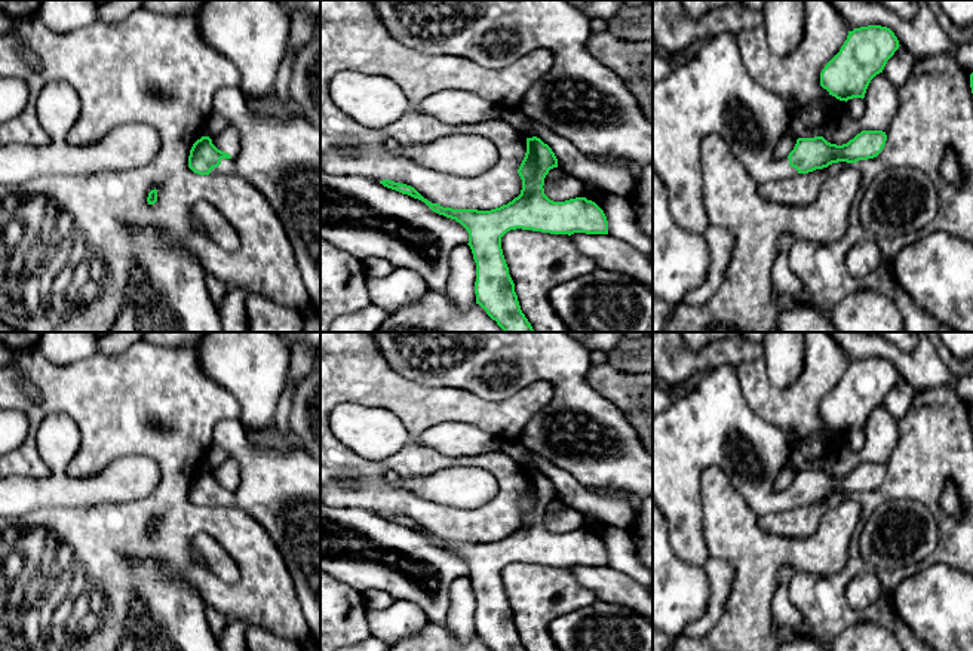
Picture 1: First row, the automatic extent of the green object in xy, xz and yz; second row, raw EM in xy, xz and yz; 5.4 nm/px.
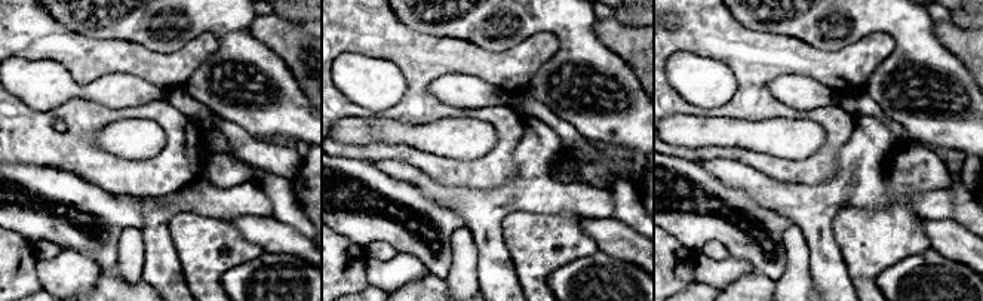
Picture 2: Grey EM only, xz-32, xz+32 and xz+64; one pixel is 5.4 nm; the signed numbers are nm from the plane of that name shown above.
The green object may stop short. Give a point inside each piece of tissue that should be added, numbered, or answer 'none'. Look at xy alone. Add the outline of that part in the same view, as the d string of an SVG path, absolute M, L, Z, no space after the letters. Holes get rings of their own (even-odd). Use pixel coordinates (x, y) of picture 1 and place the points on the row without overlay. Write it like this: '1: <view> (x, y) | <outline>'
1: xy (281, 488) | M239 418L218 421L212 445L237 463L239 482L230 491L221 491L211 506L239 507L267 531L292 577L313 644L320 648L320 461L303 449L255 443Z

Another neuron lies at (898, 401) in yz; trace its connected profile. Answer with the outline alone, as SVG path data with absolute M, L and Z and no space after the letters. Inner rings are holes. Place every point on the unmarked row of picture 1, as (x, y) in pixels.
M902 378L887 393L883 405L897 421L902 420L911 408L915 390Z

